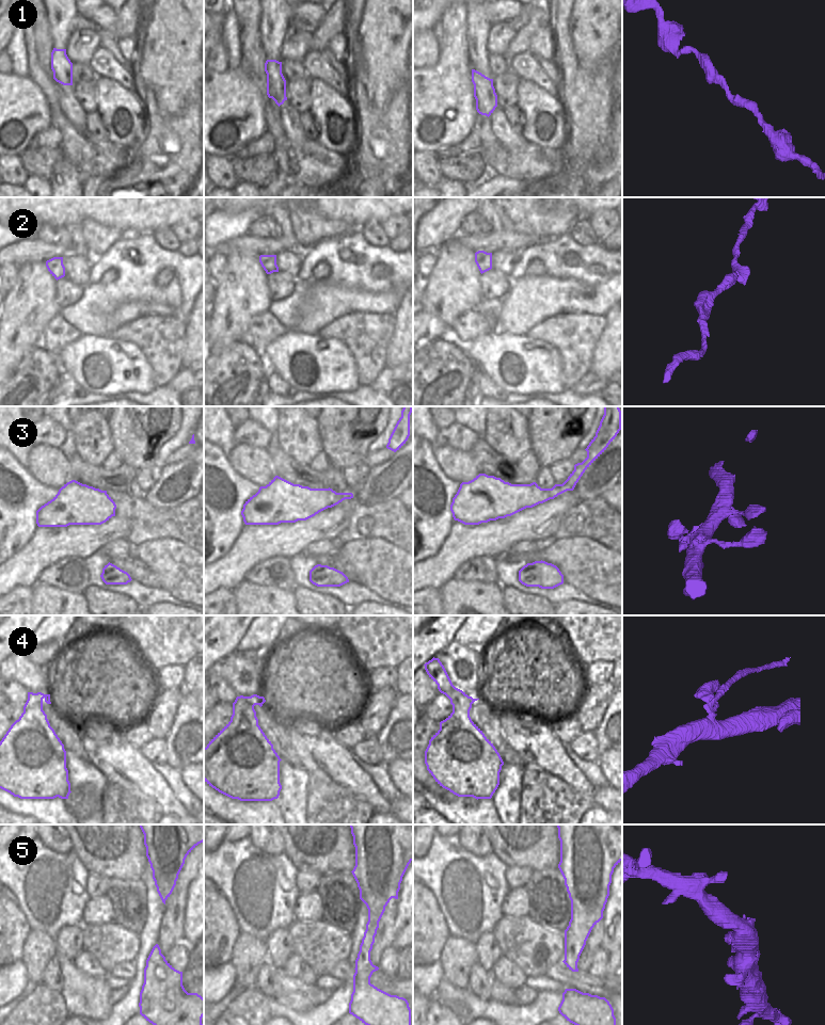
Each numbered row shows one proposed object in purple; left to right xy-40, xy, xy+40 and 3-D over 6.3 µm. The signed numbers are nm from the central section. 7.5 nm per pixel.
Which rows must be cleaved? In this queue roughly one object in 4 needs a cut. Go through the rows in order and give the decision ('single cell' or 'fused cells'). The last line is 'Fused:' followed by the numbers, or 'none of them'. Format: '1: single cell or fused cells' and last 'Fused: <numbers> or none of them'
1: single cell
2: single cell
3: single cell
4: fused cells
5: single cell
Fused: 4

